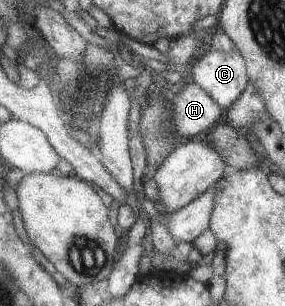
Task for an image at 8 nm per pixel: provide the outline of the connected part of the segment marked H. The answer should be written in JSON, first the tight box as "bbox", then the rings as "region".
{"bbox":[171,81,225,137],"region":[[[193,81],[171,97],[174,106],[174,129],[181,137],[191,137],[213,129],[225,117],[225,110],[212,95]]]}

